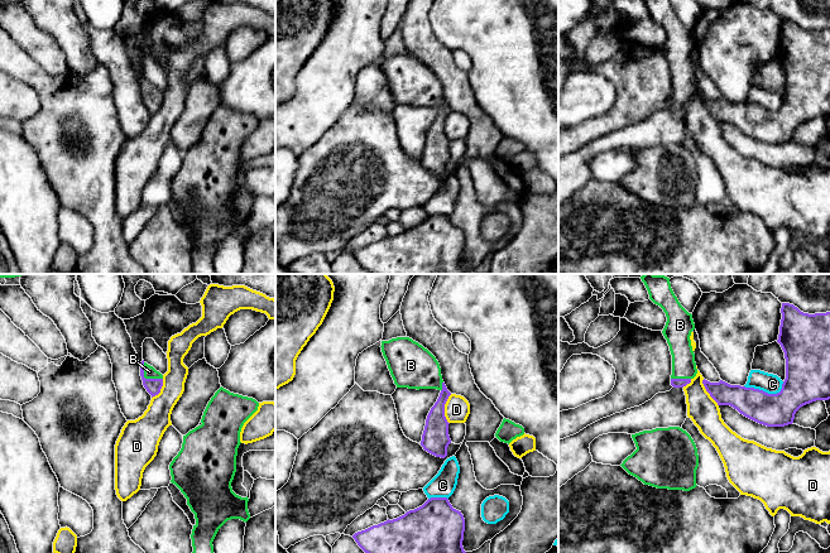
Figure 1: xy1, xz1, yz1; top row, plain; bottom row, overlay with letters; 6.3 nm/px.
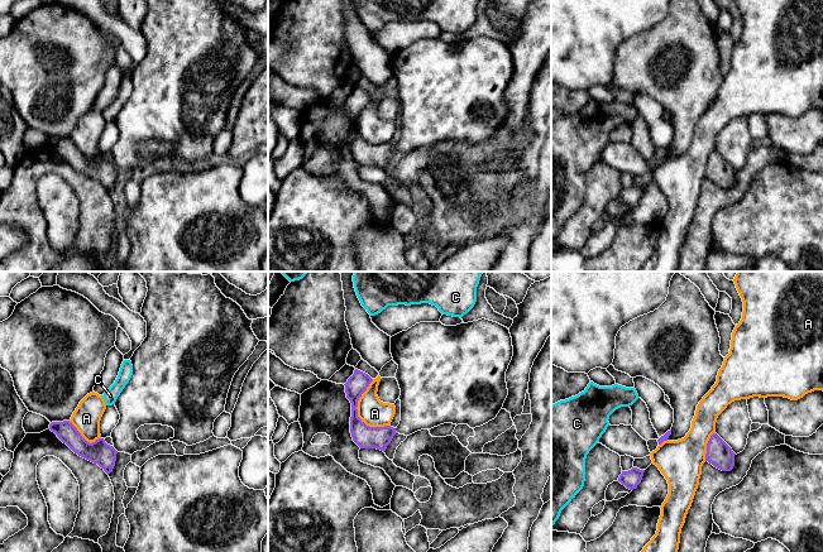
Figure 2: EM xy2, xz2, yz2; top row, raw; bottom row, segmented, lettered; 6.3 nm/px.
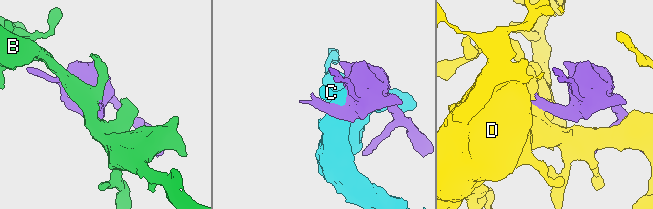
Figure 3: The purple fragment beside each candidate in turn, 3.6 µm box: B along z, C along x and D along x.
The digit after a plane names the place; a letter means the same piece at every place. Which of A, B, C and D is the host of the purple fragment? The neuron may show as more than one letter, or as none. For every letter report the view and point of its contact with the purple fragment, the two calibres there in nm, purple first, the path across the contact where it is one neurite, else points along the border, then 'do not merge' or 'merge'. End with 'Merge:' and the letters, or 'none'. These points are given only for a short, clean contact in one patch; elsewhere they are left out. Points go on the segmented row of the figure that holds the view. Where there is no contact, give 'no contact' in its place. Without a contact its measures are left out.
A: meets purple in xz2 at (357, 413); 140 nm thick on the purple side, 180 nm on the other; do not merge
B: meets purple in xy1 at (147, 379); 100 nm thick on the purple side, 80 nm on the other; runs through xy1 (153, 386), (147, 379), (149, 371); merge
C: meets purple in yz1 at (766, 393); 260 nm thick on the purple side, 120 nm on the other; do not merge
D: meets purple in xz1 at (444, 409); 180 nm thick on the purple side, 160 nm on the other; border along xz1 (451, 394), (445, 404), (445, 418), (449, 423); do not merge
Merge: B

